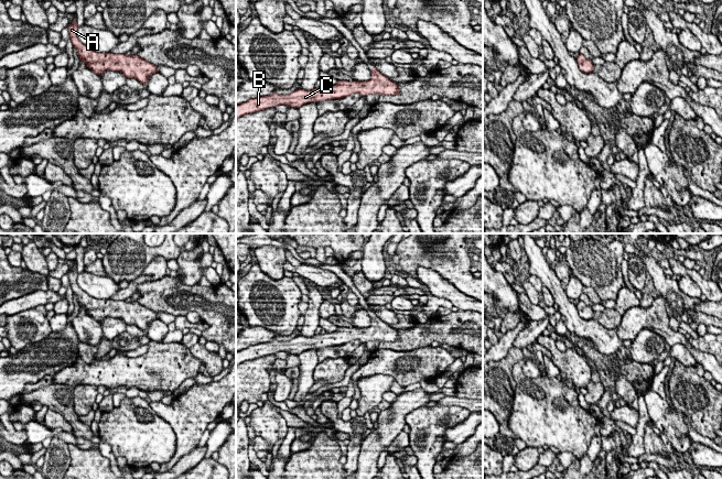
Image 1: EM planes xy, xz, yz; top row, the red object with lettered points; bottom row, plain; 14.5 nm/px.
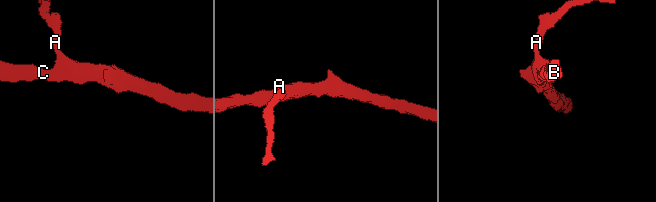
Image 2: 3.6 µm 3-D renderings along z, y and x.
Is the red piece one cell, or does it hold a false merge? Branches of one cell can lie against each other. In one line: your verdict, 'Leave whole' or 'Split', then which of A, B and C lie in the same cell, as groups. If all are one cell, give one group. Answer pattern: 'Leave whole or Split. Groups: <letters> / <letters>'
Leave whole. Groups: A B C

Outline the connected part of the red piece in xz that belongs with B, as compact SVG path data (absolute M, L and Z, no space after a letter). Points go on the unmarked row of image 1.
M374 313L371 314L371 324L369 327L338 327L335 331L319 334L312 337L299 335L288 341L273 339L268 342L252 345L246 349L236 351L236 367L245 361L274 355L280 351L299 355L309 349L341 346L353 340L359 340L360 344L371 340L390 342L399 340L399 335L396 328L384 323Z

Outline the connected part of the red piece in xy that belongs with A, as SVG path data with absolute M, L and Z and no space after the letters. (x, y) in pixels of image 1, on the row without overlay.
M74 265L74 269L68 272L71 287L77 296L79 307L84 308L97 322L107 317L116 317L122 319L126 325L134 325L146 331L152 320L159 319L155 312L141 305L138 301L98 300L88 295L78 286L77 276L78 272L76 265Z

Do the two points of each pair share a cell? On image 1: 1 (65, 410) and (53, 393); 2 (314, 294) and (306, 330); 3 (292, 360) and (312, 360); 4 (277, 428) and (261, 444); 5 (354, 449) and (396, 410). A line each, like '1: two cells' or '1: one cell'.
1: one cell
2: one cell
3: two cells
4: two cells
5: two cells

